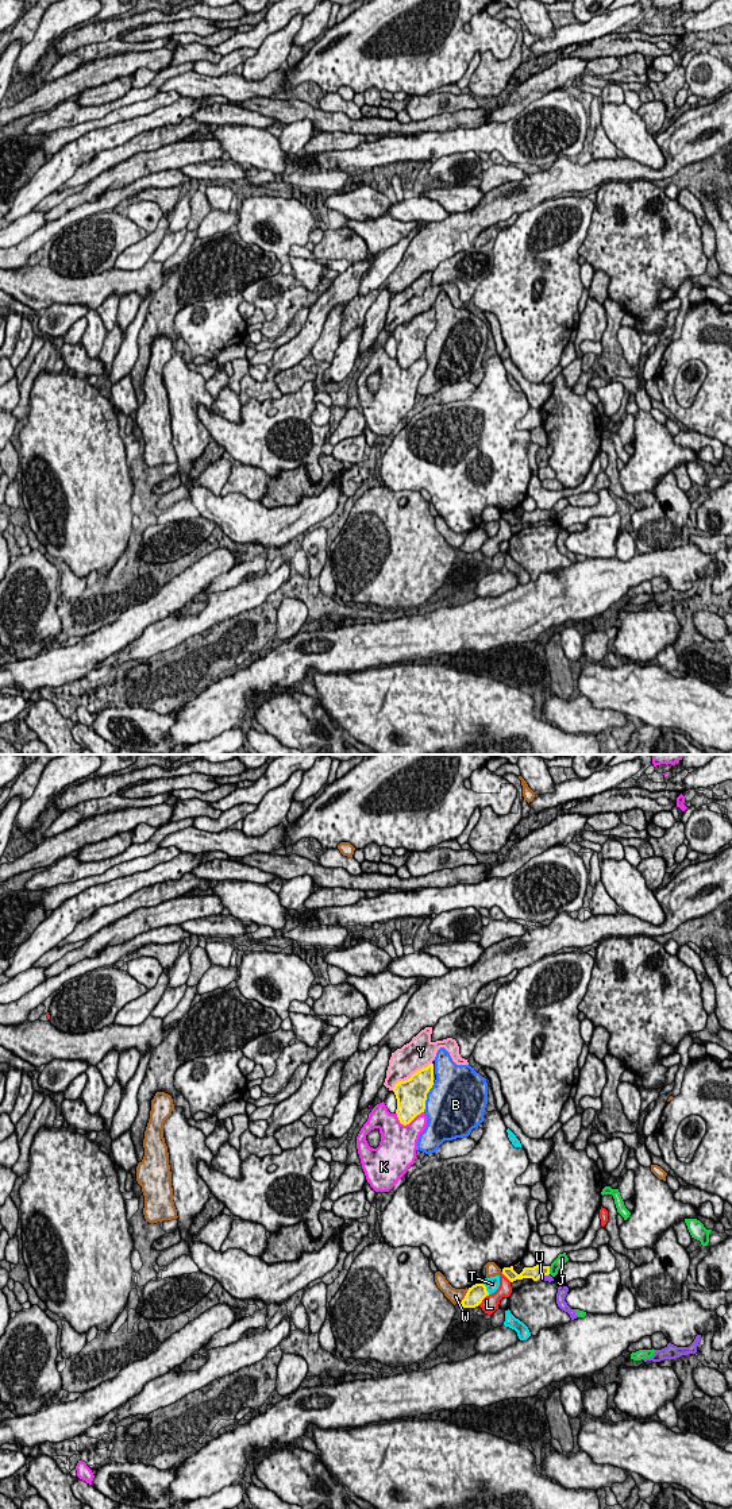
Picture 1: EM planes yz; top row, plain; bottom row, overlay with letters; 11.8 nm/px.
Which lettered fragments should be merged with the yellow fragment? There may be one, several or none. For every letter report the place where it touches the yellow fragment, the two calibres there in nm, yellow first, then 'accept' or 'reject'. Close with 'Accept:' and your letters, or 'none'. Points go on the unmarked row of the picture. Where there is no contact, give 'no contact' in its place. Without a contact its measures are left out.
B: meets yellow in yz at (426, 342); 360 nm thick on the yellow side, 480 nm on the other; reject
J: meets yellow in yz at (548, 514); 160 nm thick on the yellow side, 130 nm on the other; reject
K: meets yellow in yz at (408, 367); 320 nm thick on the yellow side, 420 nm on the other; reject
L: meets yellow in yz at (484, 541); 220 nm thick on the yellow side, 200 nm on the other; reject
T: meets yellow in yz at (485, 533); 220 nm thick on the yellow side, 170 nm on the other; reject
U: meets yellow in yz at (542, 520); 160 nm thick on the yellow side, 70 nm on the other; reject
W: meets yellow in yz at (465, 540); 220 nm thick on the yellow side, 180 nm on the other; reject
Y: meets yellow in yz at (412, 319); 360 nm thick on the yellow side, 340 nm on the other; reject
Accept: none

